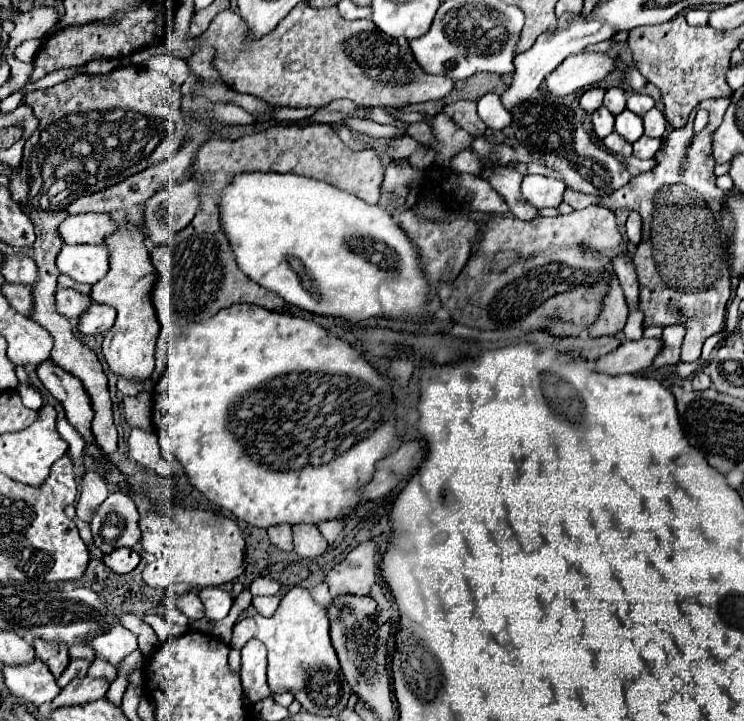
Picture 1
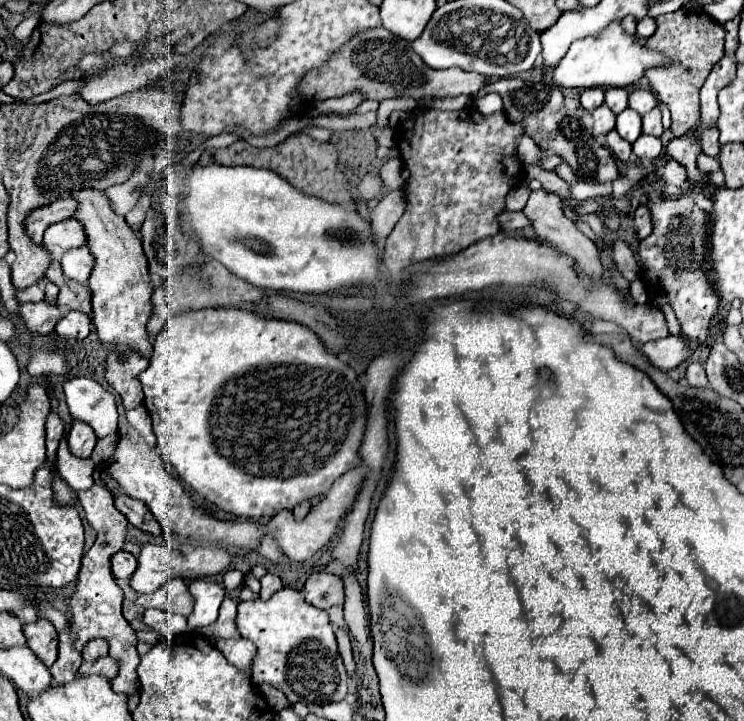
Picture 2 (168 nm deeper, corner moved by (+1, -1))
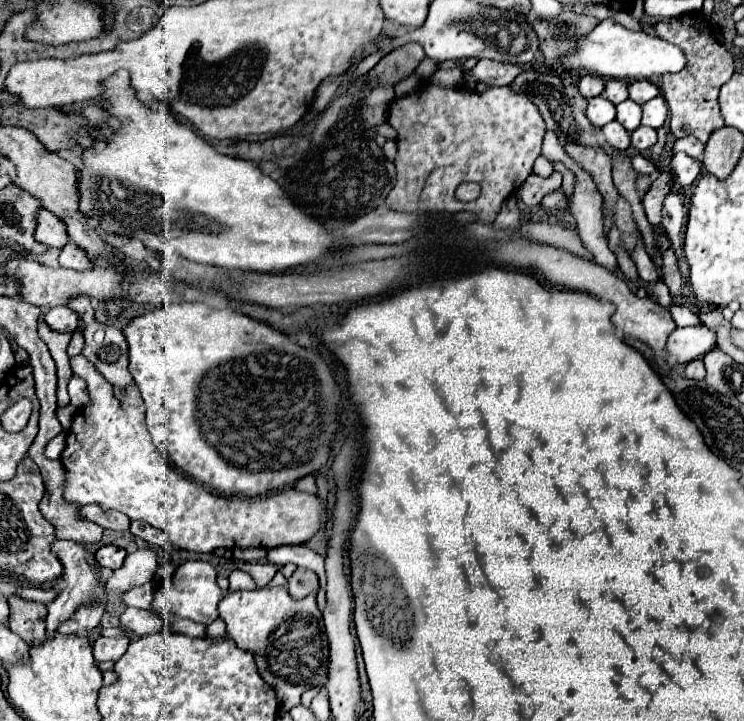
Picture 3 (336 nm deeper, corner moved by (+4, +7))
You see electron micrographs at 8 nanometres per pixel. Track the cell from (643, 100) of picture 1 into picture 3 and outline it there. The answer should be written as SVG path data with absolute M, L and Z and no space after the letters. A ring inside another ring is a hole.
M635 80L629 84L629 98L643 106L647 100L659 96L659 88L649 80Z

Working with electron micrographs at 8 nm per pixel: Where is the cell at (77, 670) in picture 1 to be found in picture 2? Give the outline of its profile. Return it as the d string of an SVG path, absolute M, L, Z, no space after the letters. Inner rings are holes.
M94 484L92 488L78 492L78 502L84 508L92 528L96 528L98 538L94 546L82 556L82 566L76 580L76 592L72 594L70 606L68 606L70 626L64 632L58 632L58 660L52 664L50 674L56 684L70 682L80 668L80 662L82 662L80 652L84 644L92 638L106 638L109 644L109 655L119 662L118 674L111 681L112 688L116 692L130 696L138 690L138 676L136 676L136 666L140 662L136 649L138 638L136 638L136 632L130 628L130 624L122 616L122 590L118 588L110 570L112 554L116 554L124 546L128 520L114 506L114 496L100 484Z

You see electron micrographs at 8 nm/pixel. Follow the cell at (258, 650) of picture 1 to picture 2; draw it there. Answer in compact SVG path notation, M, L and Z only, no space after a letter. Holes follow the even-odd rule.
M246 638L222 640L222 642L220 642L220 652L224 652L224 656L226 656L236 668L240 668L240 670L252 668L254 644L250 644L250 640L246 640Z

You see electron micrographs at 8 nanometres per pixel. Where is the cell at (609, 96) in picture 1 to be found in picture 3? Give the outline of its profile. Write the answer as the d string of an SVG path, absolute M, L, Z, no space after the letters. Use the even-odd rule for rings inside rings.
M607 80L605 84L605 90L603 90L603 96L613 102L613 104L619 104L623 100L629 98L629 90L627 90L627 82L623 80Z

